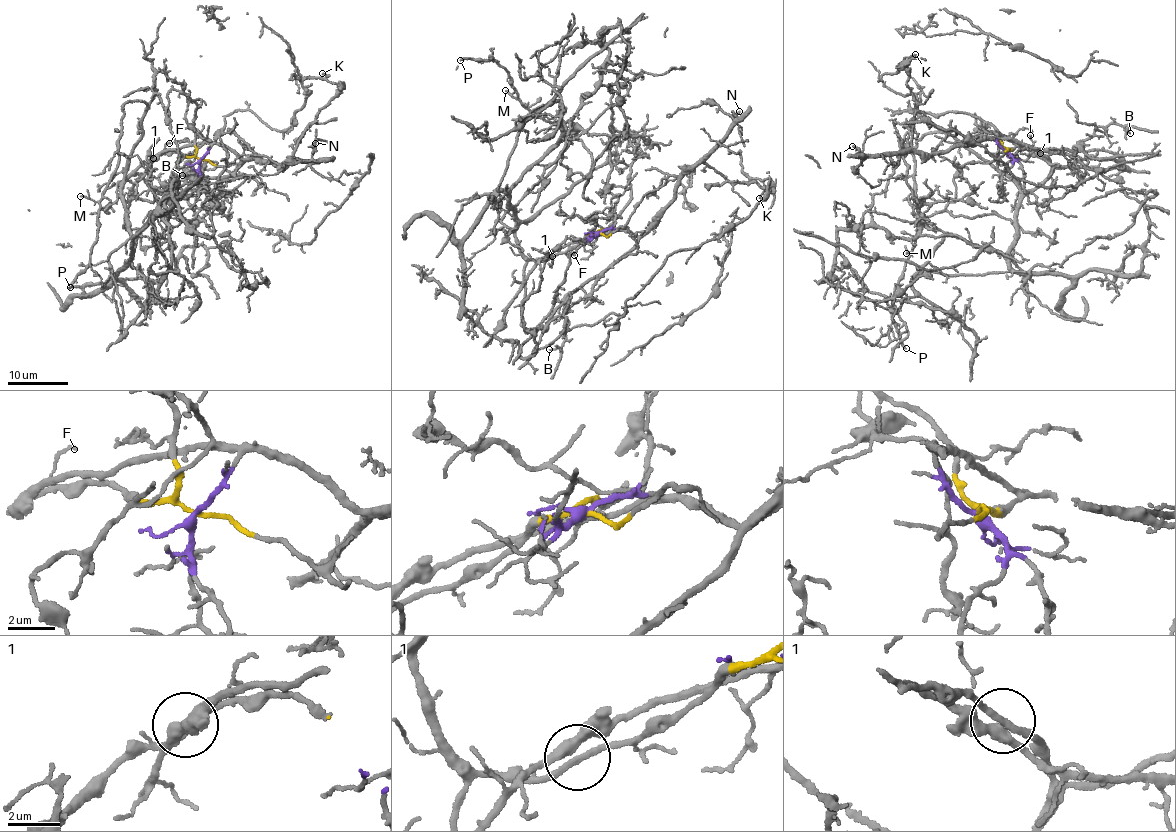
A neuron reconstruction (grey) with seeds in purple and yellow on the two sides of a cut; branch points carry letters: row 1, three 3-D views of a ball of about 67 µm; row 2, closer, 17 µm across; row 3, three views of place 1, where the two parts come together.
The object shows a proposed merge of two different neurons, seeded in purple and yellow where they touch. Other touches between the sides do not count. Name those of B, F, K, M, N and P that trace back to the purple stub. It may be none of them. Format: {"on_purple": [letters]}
{"on_purple": ["B", "K", "N"]}

